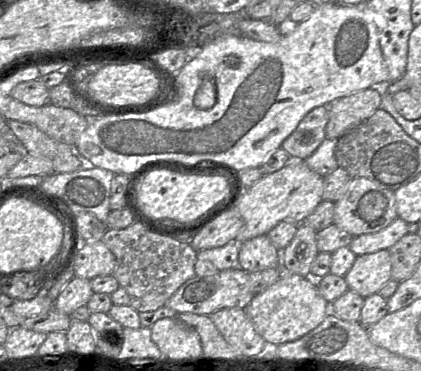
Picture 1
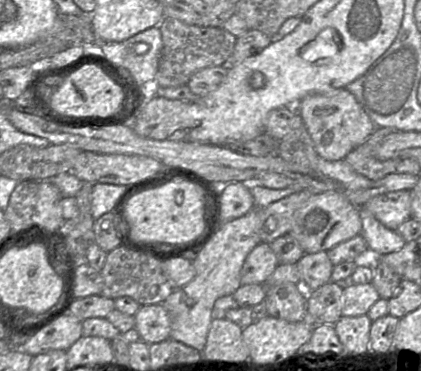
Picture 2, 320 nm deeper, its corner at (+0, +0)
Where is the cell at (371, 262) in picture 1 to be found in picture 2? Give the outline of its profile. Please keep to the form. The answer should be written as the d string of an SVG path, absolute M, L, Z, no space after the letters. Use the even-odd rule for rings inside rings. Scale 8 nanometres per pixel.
M372 283L343 284L342 316L361 316L368 313L372 305L380 298Z

